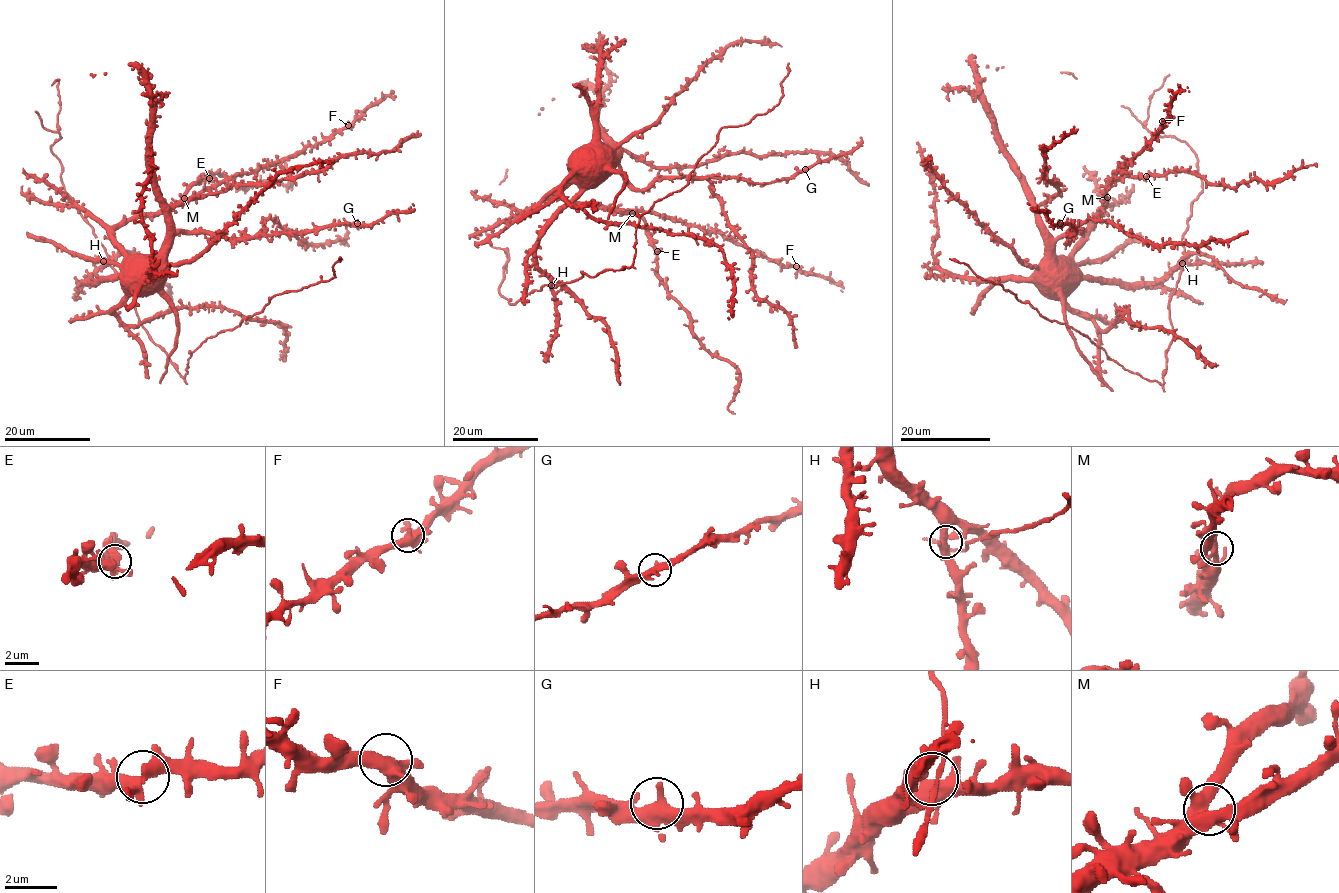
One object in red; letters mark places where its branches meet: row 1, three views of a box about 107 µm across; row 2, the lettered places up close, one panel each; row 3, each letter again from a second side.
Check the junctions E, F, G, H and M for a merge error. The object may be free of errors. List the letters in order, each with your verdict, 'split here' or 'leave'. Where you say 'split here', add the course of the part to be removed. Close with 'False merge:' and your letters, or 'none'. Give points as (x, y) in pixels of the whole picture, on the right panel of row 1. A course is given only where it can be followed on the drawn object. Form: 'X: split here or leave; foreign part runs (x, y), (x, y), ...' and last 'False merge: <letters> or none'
E: leave
F: leave
G: leave
H: leave
M: leave
False merge: none

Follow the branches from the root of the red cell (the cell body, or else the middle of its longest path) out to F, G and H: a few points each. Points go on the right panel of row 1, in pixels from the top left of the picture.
F: (1157, 282), (1103, 284), (1089, 281), (1078, 273), (1073, 251), (1094, 225), (1112, 179), (1160, 132), (1162, 121)
G: (1157, 282), (1101, 283), (1065, 265), (1055, 242), (1082, 232), (1069, 239), (1075, 230), (1060, 223)
H: (1157, 282), (1163, 282), (1182, 263)

